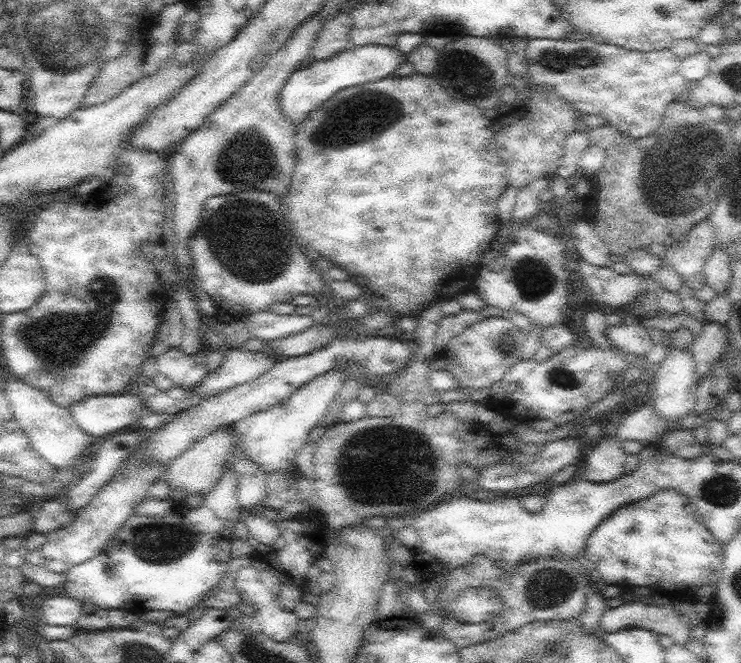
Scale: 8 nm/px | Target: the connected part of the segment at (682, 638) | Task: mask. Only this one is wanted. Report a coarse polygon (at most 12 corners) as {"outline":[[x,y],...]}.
{"outline":[[630,602],[609,608],[605,632],[643,628],[686,646],[691,629],[672,605]]}

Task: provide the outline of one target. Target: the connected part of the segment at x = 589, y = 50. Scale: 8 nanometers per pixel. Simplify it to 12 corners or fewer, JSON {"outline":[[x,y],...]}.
{"outline":[[536,38],[532,84],[632,138],[691,83],[671,48]]}

